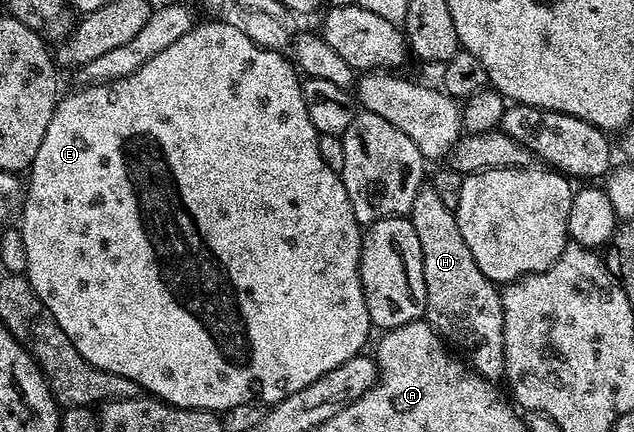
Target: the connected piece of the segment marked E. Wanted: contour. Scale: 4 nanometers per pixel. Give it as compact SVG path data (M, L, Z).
M226 21L220 23L198 22L190 31L183 33L179 41L167 45L163 53L155 53L151 61L144 63L135 73L122 79L112 79L110 83L95 83L82 86L81 91L73 91L69 96L58 98L55 113L51 113L51 125L47 125L47 134L43 136L43 145L39 145L39 153L35 153L33 166L27 172L27 188L23 206L19 212L19 230L27 253L27 265L24 276L29 280L31 289L51 309L51 317L59 321L59 329L71 337L75 349L91 365L103 369L107 373L119 373L119 377L131 377L141 386L142 392L156 397L162 403L170 403L173 407L194 407L196 411L216 411L224 413L235 405L272 405L291 397L291 393L299 393L299 389L307 389L311 381L319 381L323 373L331 373L331 369L339 369L343 361L362 354L366 350L365 342L369 339L371 324L367 305L361 288L361 241L363 224L355 217L355 209L351 205L351 197L347 197L347 189L343 185L340 174L333 171L323 161L323 153L319 153L319 136L315 125L311 125L311 117L307 117L307 105L303 101L303 82L296 66L288 58L285 59L280 50L260 47L246 34L239 32Z

